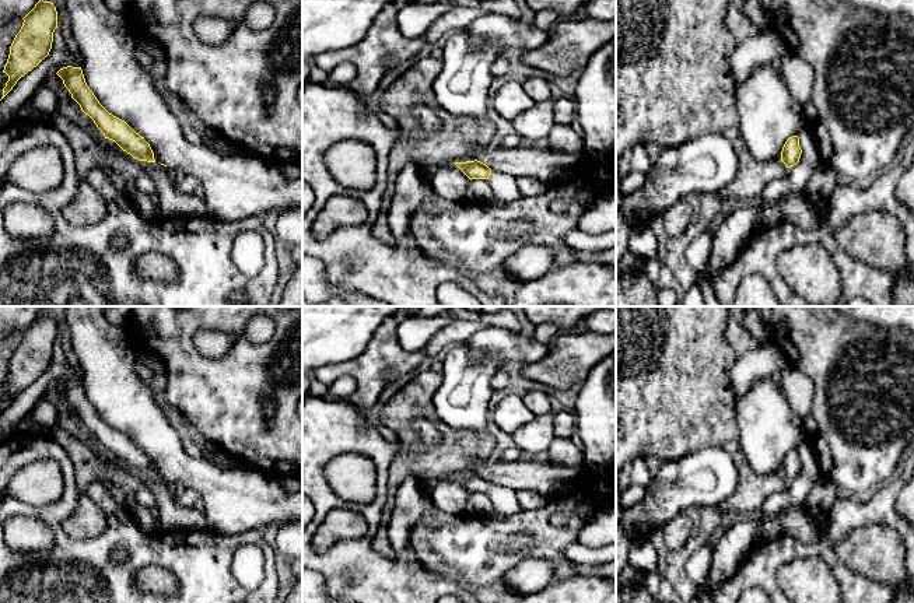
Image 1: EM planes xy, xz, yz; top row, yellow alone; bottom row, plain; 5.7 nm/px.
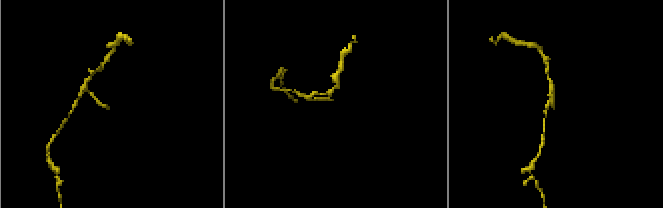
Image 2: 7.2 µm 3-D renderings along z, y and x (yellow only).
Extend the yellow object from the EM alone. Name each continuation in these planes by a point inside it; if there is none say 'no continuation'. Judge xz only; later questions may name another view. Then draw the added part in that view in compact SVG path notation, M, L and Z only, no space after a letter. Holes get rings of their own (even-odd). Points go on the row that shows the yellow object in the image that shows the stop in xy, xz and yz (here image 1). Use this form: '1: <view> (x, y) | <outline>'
1: xz (504, 186) | M491 171L487 180L493 189L493 194L495 199L501 201L511 201L521 197L521 192L516 185L516 178L508 173Z

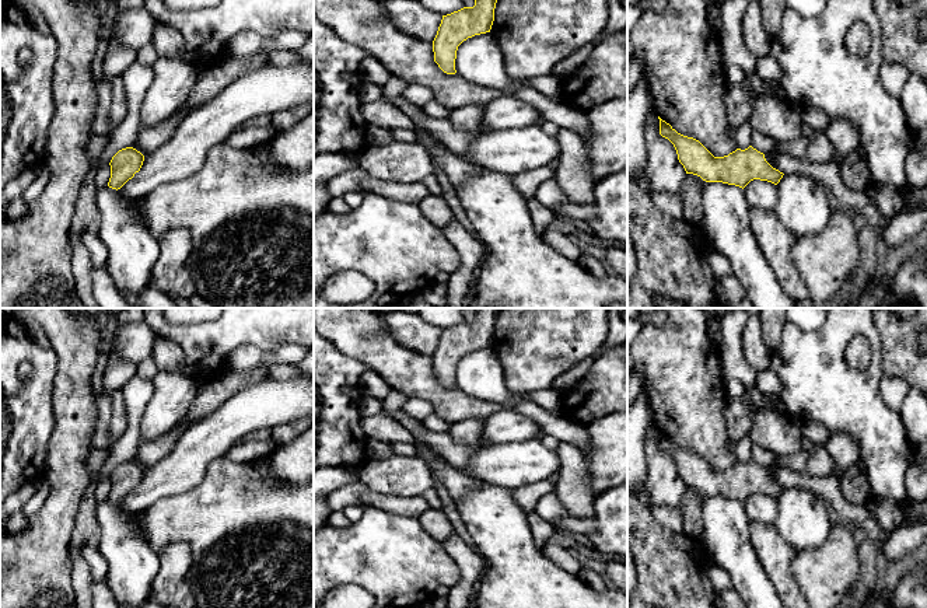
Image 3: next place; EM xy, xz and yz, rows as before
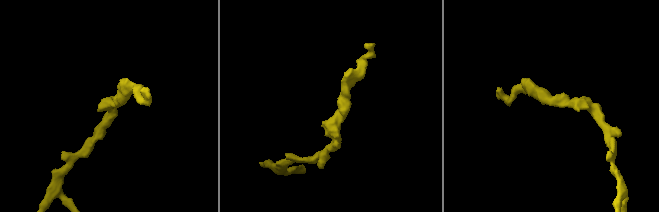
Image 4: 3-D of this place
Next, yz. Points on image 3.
no continuation

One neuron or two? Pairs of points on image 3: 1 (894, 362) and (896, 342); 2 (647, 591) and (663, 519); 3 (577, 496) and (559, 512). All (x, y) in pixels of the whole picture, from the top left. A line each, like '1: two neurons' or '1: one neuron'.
1: one neuron
2: two neurons
3: two neurons

